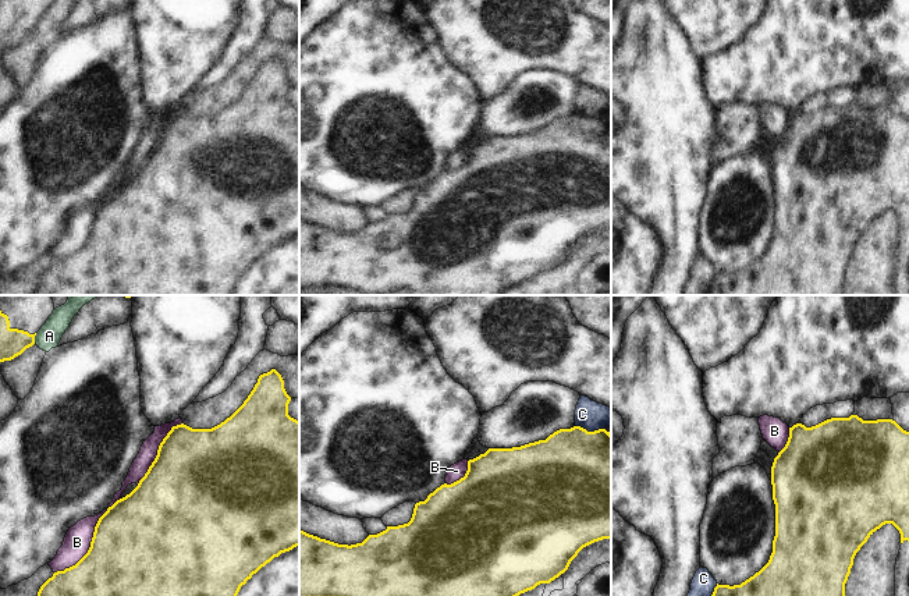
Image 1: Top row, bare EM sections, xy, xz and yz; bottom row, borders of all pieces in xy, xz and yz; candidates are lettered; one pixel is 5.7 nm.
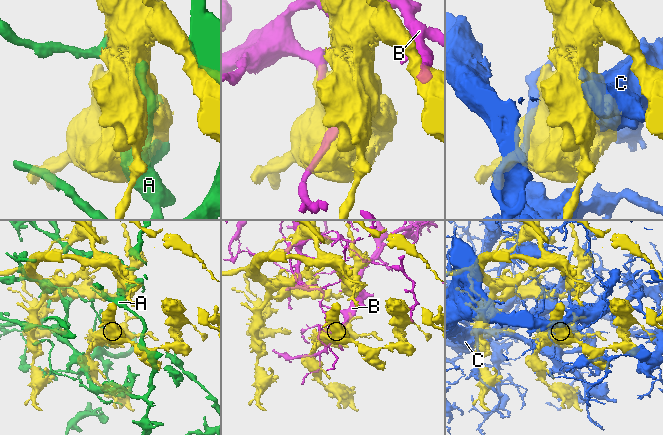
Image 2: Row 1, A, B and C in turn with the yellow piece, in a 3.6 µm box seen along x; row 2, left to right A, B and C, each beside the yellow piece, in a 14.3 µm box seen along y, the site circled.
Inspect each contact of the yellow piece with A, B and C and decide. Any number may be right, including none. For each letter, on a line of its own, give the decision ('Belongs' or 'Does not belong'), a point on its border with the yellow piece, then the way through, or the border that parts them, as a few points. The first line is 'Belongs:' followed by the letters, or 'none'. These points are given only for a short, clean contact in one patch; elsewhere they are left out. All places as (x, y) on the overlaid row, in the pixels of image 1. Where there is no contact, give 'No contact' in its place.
Belongs: none
A: Does not belong. Touches yellow at xy (34, 339)
B: Does not belong. Touches yellow at xy (89, 547)
C: Does not belong. Touches yellow at xz (590, 432)

